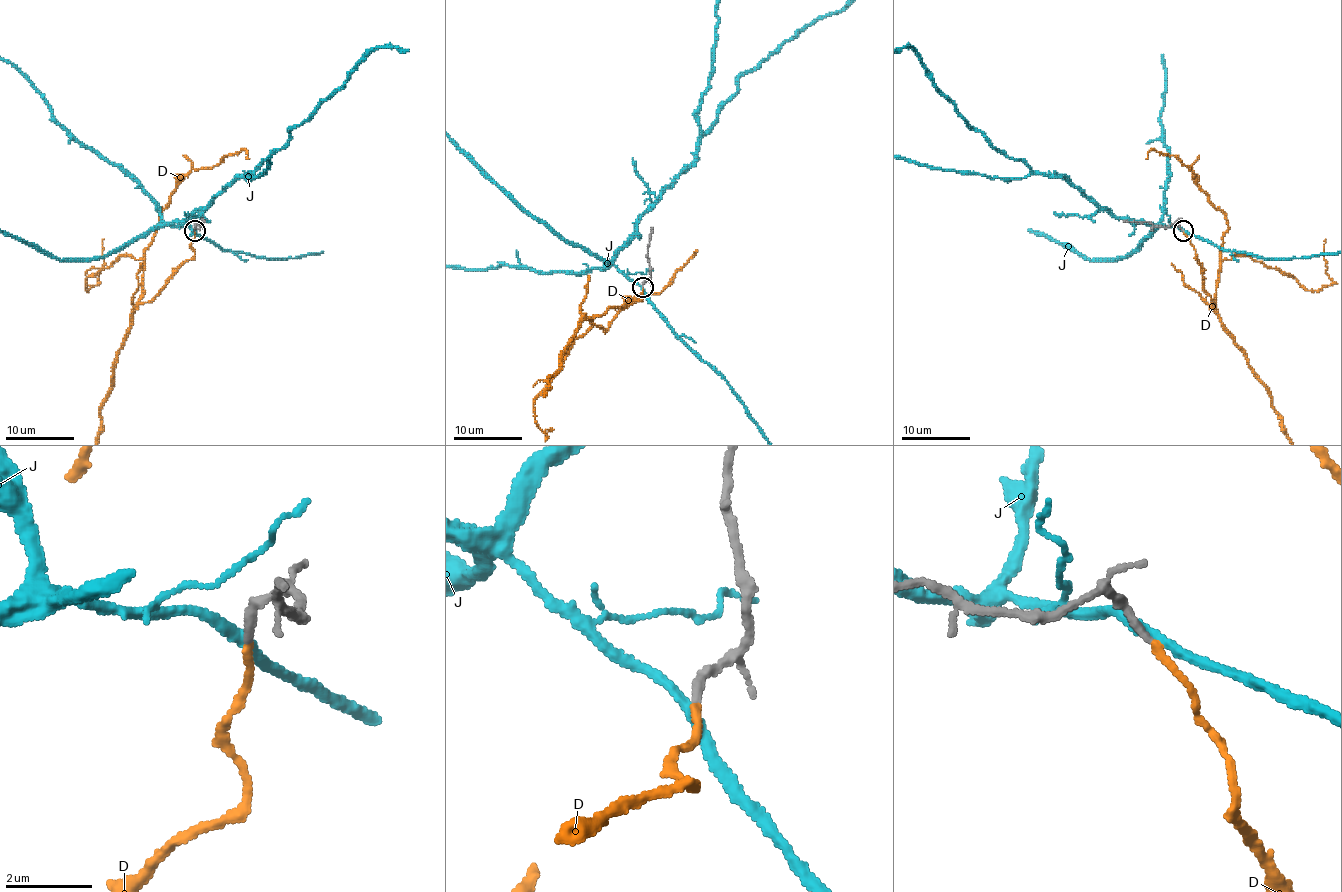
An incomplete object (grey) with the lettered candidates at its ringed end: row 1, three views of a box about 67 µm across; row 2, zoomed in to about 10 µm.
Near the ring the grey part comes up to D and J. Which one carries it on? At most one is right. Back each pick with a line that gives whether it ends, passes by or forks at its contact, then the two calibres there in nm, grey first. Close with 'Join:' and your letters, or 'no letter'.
D: it ends; calibres 170 and 150 nm
Join: D

